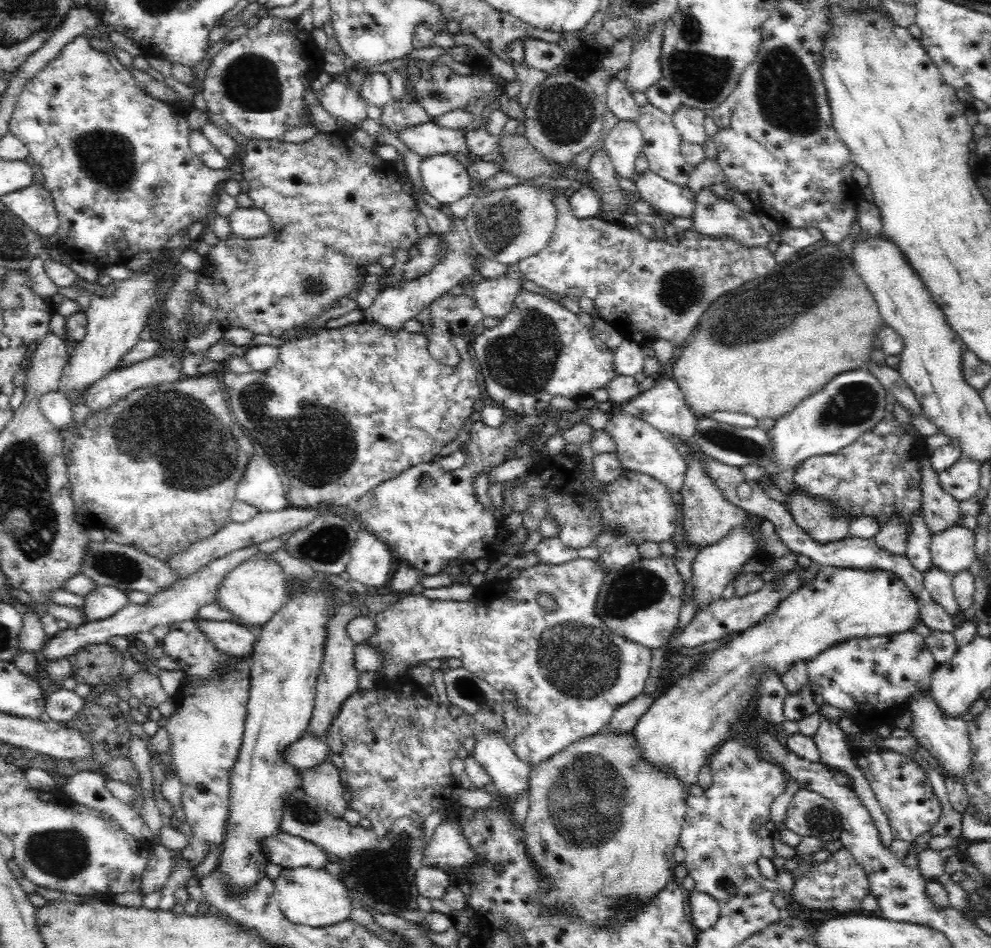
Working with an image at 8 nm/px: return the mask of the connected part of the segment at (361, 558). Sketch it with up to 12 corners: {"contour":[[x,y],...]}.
{"contour":[[358,530],[346,571],[370,588],[391,580],[392,551]]}

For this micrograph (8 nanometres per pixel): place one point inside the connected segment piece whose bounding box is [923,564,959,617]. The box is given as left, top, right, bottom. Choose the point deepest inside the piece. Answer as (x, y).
(938, 584)

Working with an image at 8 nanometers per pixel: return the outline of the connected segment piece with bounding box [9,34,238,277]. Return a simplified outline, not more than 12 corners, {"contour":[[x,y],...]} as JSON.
{"contour":[[84,34],[18,94],[59,245],[98,276],[232,171]]}

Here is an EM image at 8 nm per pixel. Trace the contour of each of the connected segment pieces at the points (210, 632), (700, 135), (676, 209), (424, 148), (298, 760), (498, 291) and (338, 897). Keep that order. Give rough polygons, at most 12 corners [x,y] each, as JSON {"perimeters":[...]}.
{"perimeters":[[[201,622],[214,645],[250,658],[257,632],[234,622]],[[684,107],[673,115],[683,142],[705,147],[704,112]],[[648,170],[636,172],[654,213],[693,218],[696,193]],[[432,122],[402,127],[396,137],[424,159],[463,153],[466,133]],[[304,734],[282,751],[303,772],[326,761],[326,742]],[[524,279],[471,284],[470,295],[484,316],[502,320],[512,310]],[[325,868],[282,869],[274,897],[290,921],[349,918],[348,884]]]}

